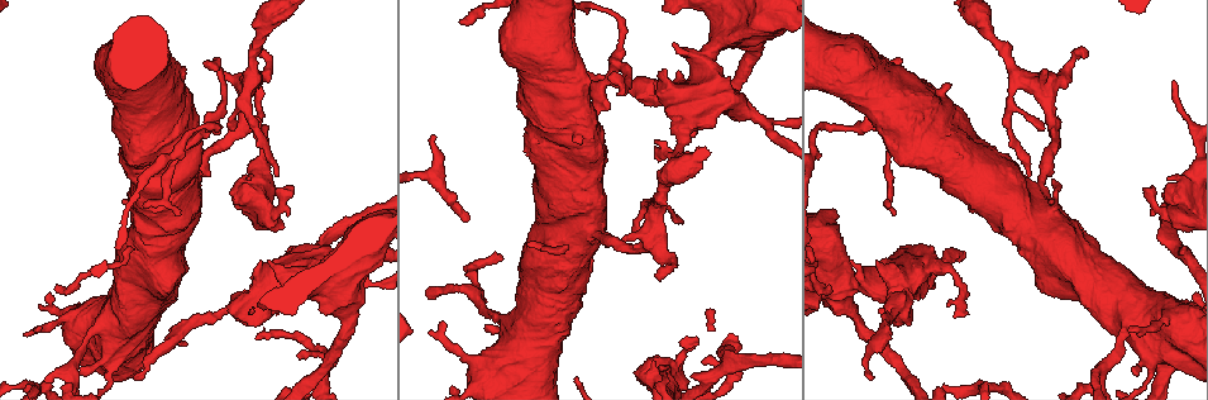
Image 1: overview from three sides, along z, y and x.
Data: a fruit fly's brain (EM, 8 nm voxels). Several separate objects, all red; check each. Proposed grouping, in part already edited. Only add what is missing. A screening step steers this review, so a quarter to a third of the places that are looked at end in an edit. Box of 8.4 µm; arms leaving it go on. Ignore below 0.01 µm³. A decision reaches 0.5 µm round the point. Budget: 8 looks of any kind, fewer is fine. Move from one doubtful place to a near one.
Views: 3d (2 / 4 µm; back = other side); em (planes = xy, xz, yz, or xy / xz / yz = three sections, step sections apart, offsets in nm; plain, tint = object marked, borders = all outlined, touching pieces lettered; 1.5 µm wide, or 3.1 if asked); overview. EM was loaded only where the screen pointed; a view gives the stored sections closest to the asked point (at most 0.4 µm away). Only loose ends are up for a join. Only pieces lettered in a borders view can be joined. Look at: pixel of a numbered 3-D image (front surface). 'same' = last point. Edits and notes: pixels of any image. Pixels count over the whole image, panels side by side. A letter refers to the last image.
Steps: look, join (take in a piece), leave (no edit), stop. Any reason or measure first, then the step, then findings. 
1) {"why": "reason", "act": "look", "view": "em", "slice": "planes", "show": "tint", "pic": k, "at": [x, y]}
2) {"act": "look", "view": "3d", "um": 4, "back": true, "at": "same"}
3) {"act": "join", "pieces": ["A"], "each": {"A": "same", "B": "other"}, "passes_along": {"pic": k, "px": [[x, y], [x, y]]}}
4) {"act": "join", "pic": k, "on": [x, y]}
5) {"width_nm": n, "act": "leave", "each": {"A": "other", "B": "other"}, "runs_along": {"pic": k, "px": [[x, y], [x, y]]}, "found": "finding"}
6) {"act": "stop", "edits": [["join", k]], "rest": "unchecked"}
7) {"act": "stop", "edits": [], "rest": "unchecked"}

{"why": "tapers out", "act": "look", "view": "3d", "um": 2, "pic": 1, "at": [830, 287]}

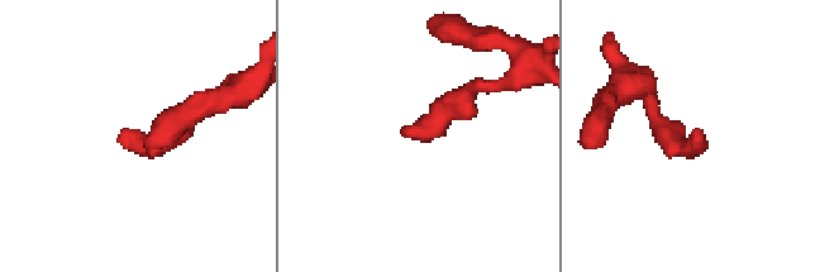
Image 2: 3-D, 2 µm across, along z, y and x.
{"act": "look", "view": "em", "slice": "planes", "show": "borders", "pic": 2, "at": [698, 133]}

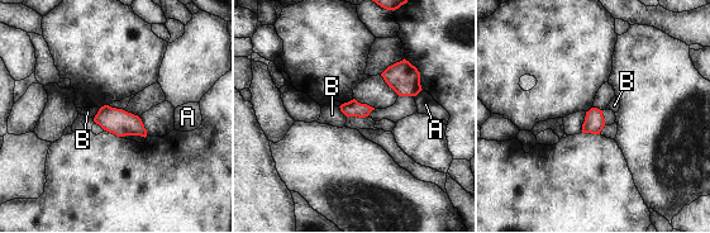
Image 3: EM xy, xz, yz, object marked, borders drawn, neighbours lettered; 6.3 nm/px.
{"width_nm": 100, "act": "leave", "each": {"A": "other", "B": "other"}, "border": {"pic": 3, "px": [[338, 107], [347, 117]]}, "found": "no lettered piece goes on from it"}

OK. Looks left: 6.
{"why": "free end", "act": "look", "view": "em", "slice": "planes", "show": "tint", "pic": 1, "at": [622, 237]}

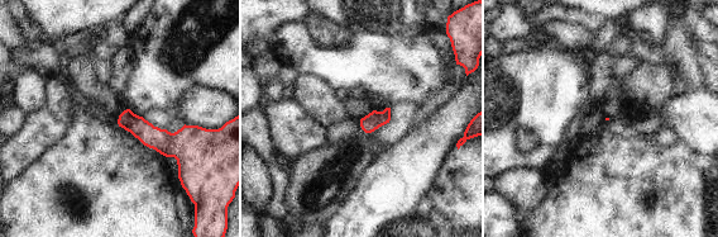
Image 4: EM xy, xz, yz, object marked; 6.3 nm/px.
{"act": "look", "view": "em", "slice": "planes", "show": "borders", "at": "same"}

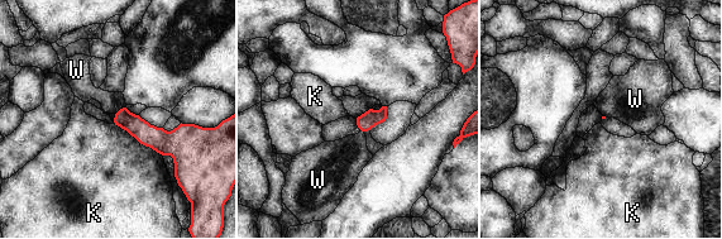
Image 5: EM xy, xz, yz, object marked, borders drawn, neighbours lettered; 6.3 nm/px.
{"longest_contact_nm": ["K", 260], "act": "leave", "each": {"K": "other", "W": "other"}, "found": "none of them fits"}

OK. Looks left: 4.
{"why": "thick end", "act": "look", "view": "em", "slice": "planes", "show": "borders", "pic": 1, "at": [949, 84]}

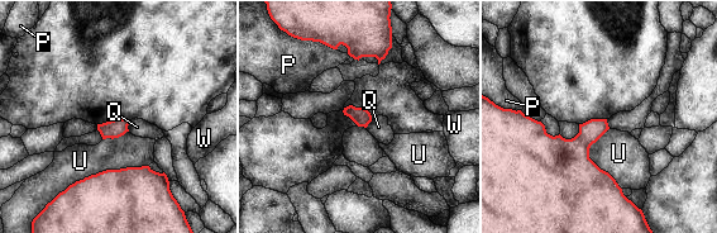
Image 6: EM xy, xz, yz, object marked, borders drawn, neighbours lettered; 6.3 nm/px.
{"act": "leave", "each": {"P": "other", "Q": "other", "U": "other", "W": "other"}, "border": {"pic": 6, "px": [[129, 120], [128, 131]]}, "found": "none of them fits"}

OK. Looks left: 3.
{"why": "branch stops here", "act": "look", "view": "em", "slice": "planes", "show": "borders", "pic": 1, "at": [655, 146]}

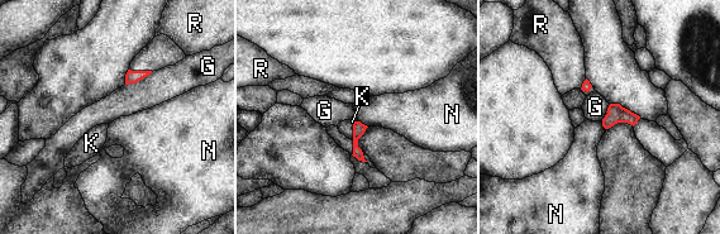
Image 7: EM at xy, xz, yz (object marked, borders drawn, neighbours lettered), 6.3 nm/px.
{"act": "join", "pieces": ["K"], "each": {"G": "other", "K": "same", "N": "other", "R": "other"}, "passes_along": {"pic": 7, "px": [[358, 128], [353, 129], [346, 127]]}, "found": "the neuron continues"}

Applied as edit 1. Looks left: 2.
{"act": "stop", "edits": [["join", 7]], "rest": "unchecked"}

